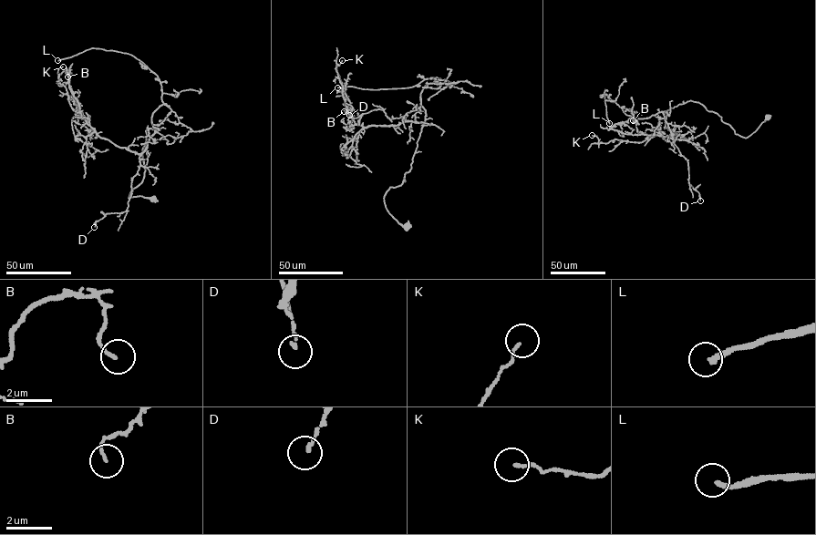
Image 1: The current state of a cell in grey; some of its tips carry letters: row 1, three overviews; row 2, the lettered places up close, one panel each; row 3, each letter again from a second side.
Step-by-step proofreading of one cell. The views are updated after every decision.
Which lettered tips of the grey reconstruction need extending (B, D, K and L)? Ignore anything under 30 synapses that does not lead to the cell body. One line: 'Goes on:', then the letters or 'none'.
Goes on: L

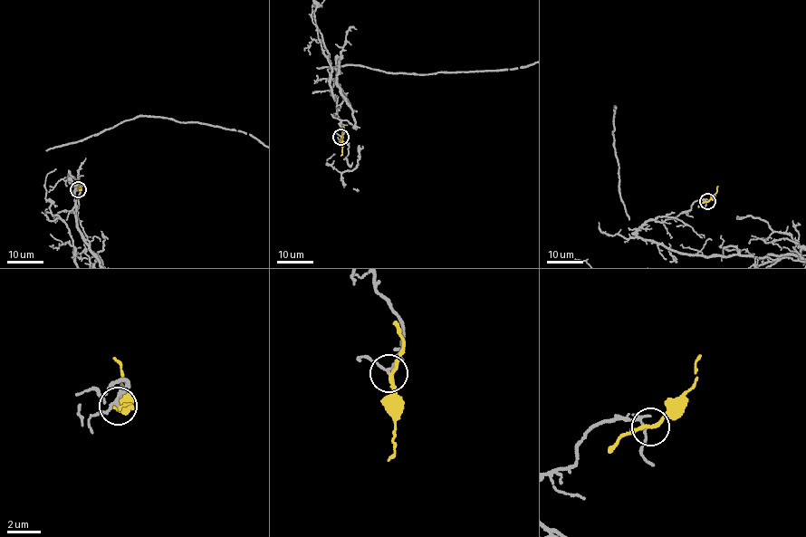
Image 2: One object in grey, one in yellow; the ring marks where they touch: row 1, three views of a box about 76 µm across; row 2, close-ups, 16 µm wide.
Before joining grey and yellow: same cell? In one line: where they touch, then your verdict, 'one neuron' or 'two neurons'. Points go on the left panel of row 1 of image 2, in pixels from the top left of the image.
at (78, 189); two neurons

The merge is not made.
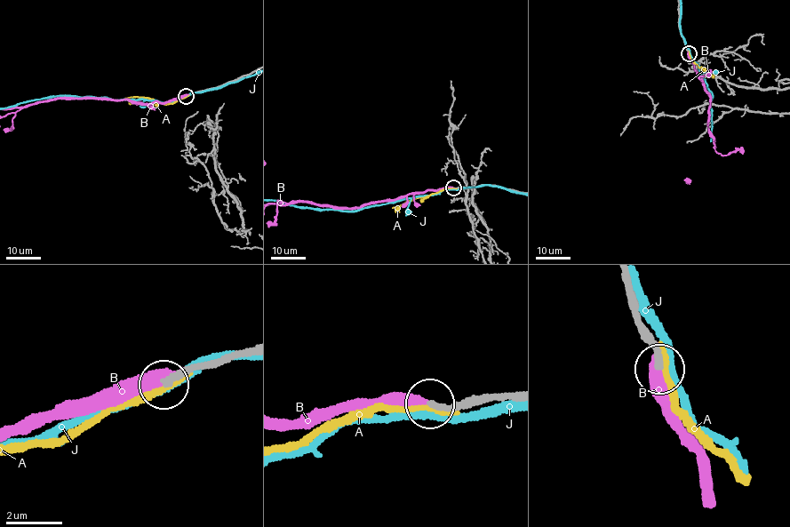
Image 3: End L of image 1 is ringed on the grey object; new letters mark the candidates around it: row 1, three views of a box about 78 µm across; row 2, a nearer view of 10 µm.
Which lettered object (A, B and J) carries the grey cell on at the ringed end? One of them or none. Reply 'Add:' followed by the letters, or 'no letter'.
Add: no letter

